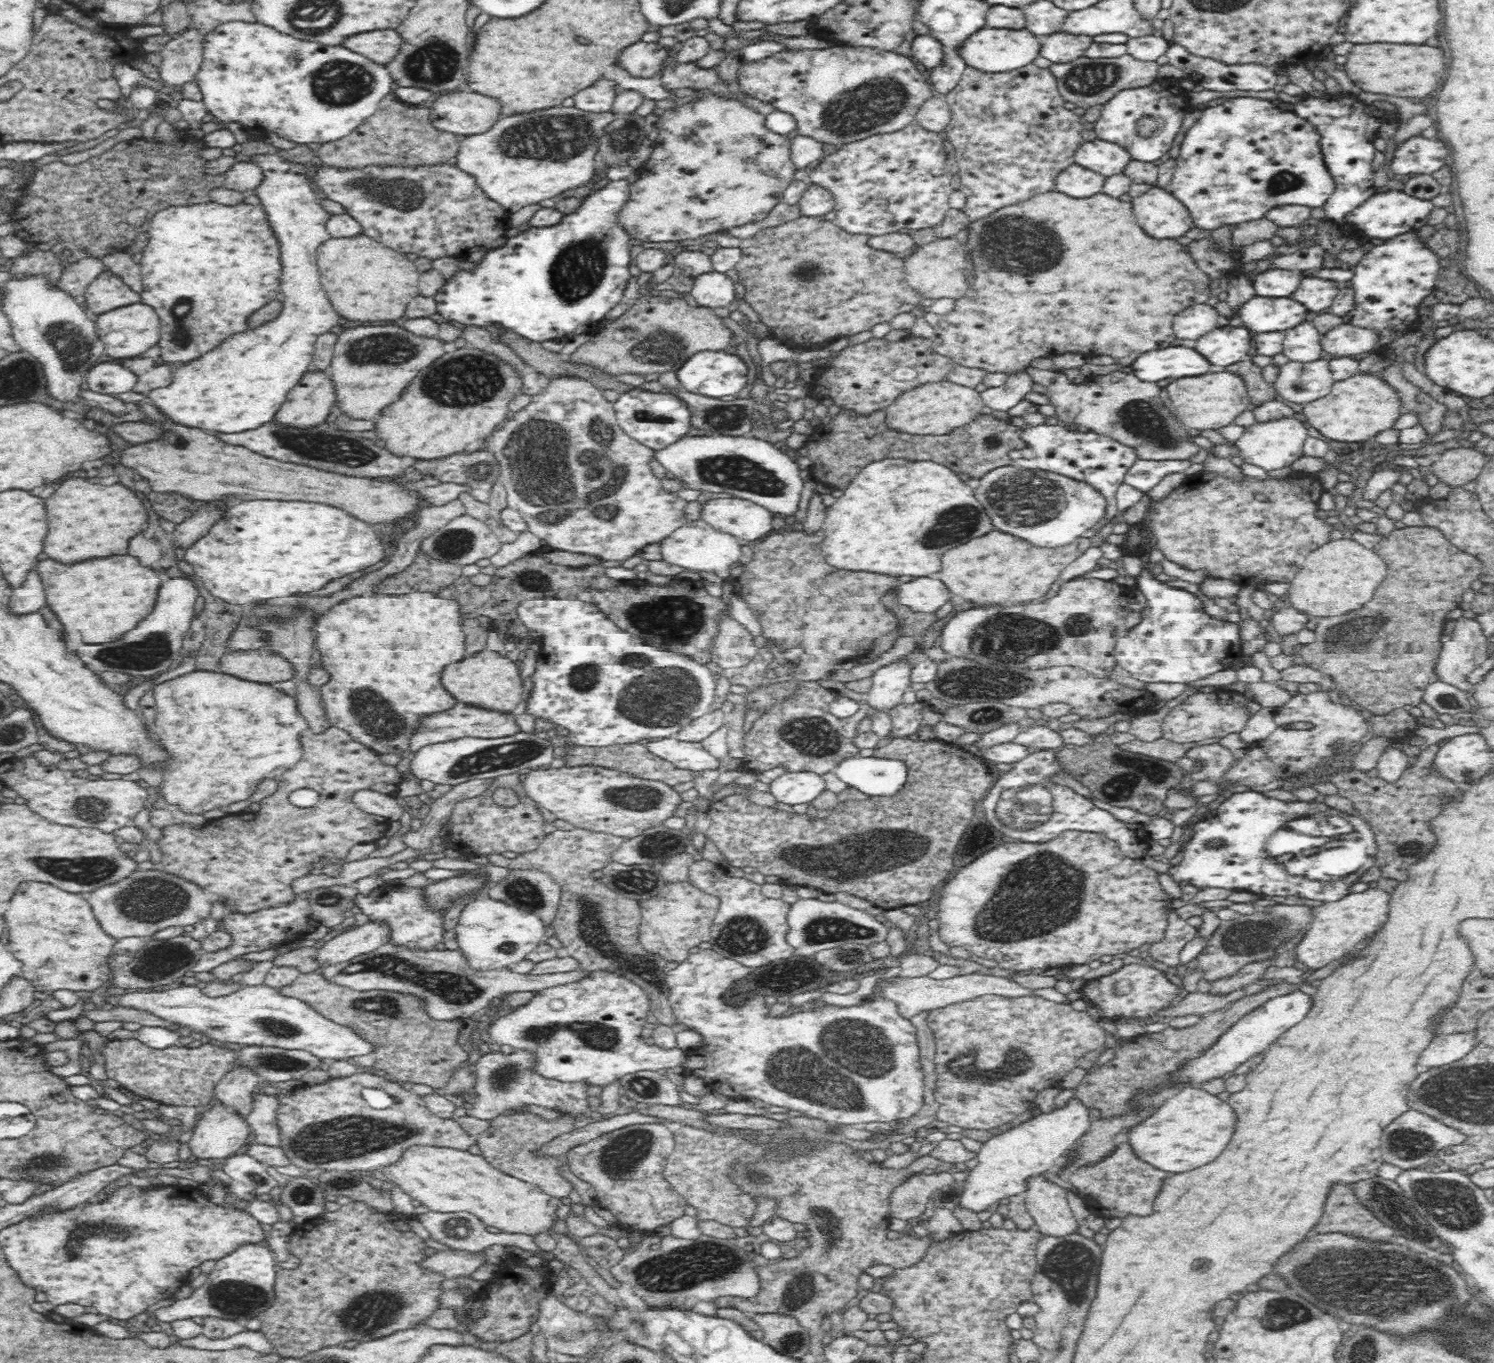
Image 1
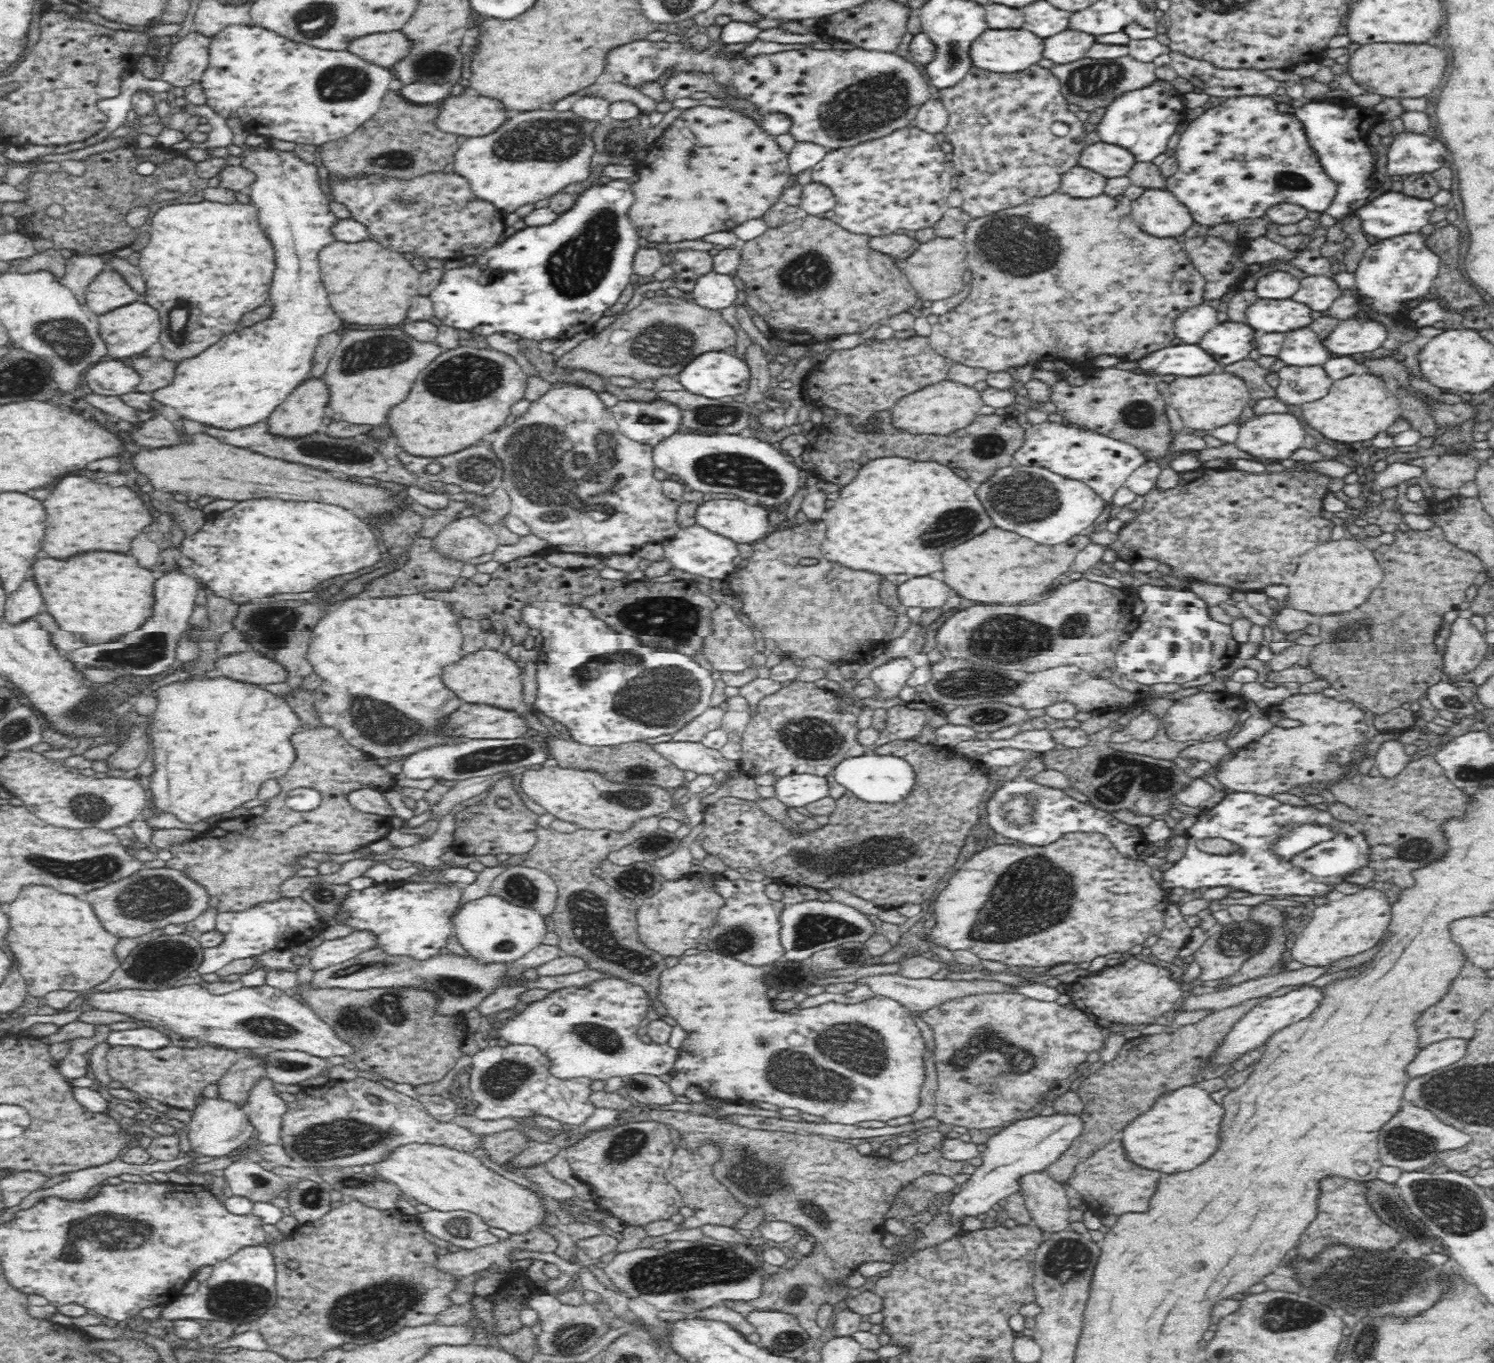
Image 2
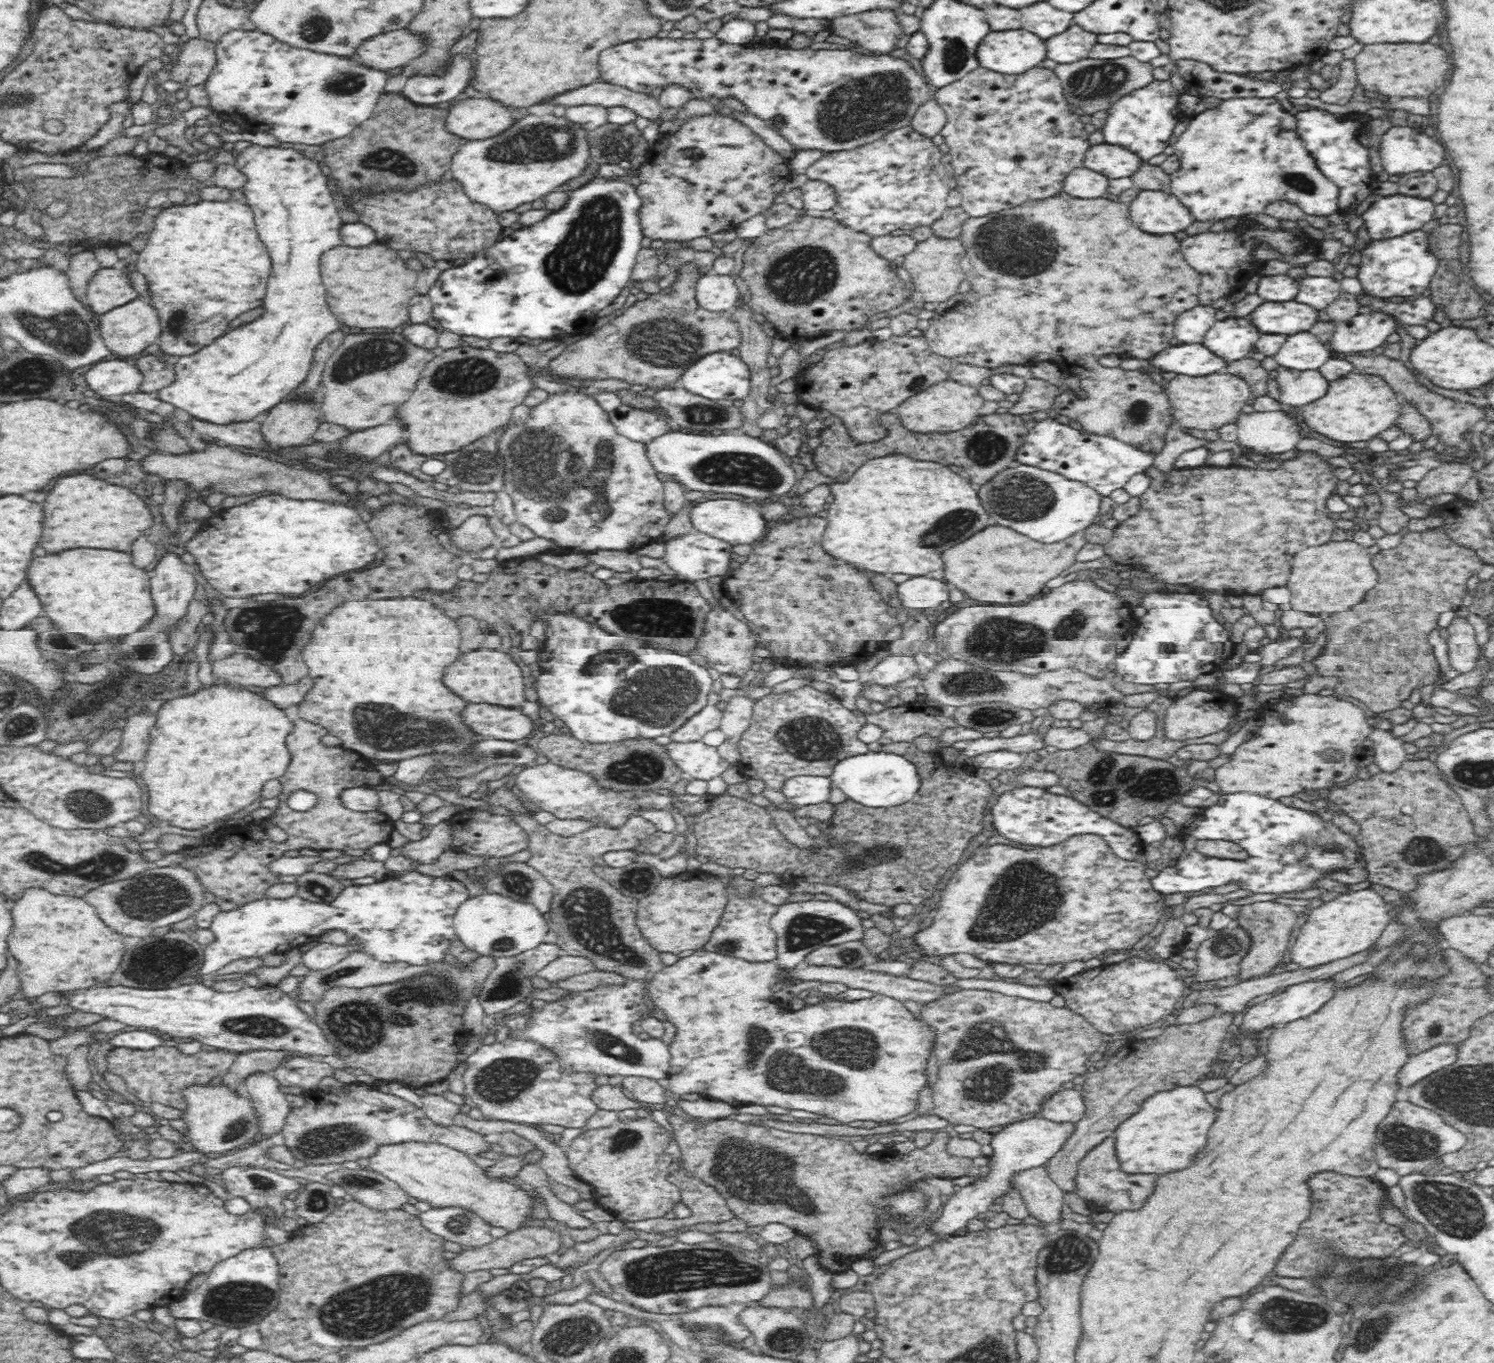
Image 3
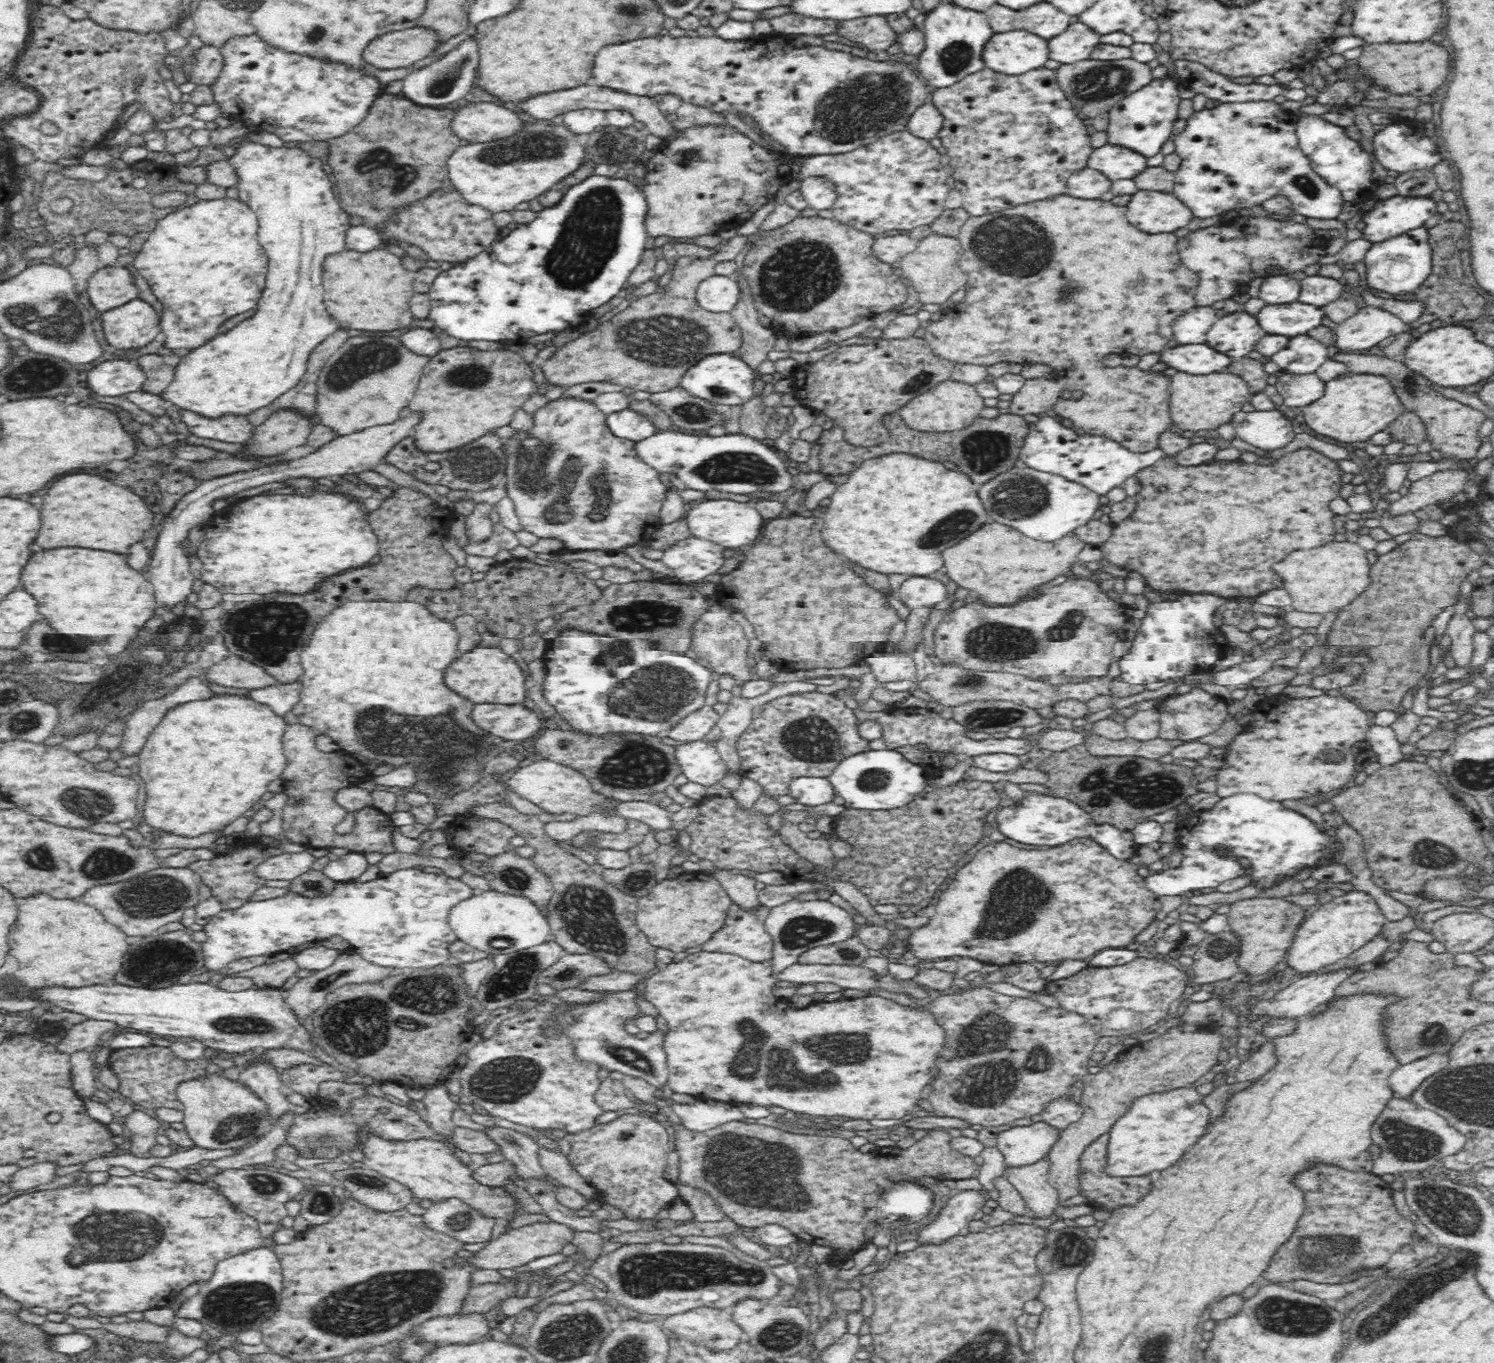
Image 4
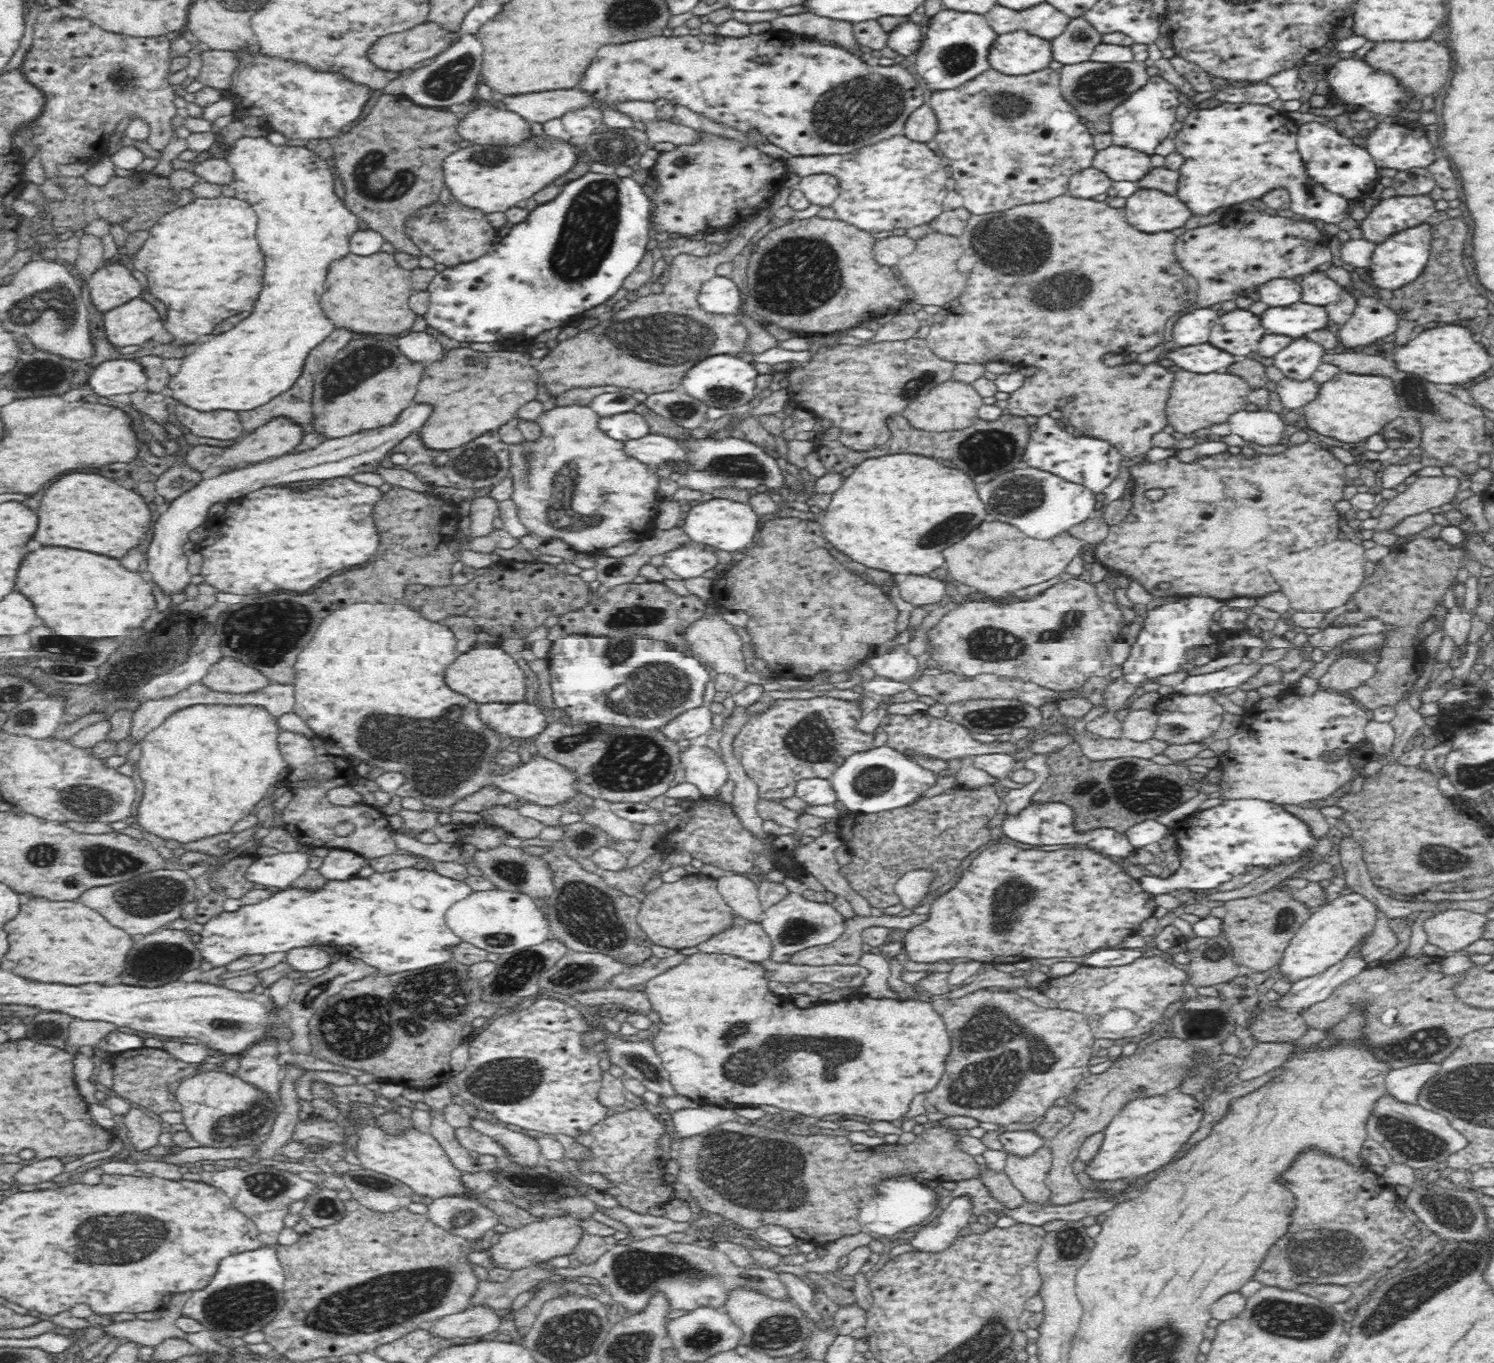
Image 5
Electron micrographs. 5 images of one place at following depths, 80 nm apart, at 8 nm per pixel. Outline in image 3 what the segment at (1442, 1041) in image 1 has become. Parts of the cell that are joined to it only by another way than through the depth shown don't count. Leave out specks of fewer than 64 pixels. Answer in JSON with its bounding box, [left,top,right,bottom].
[1396,1044,1457,1088]

